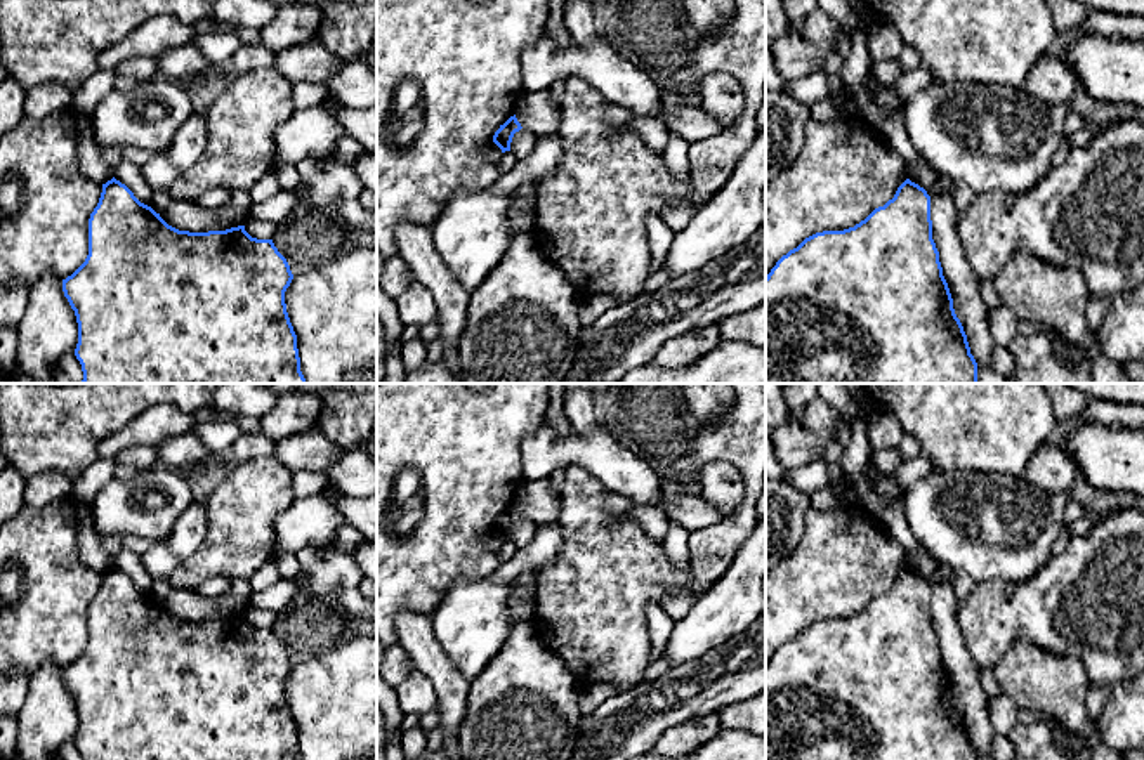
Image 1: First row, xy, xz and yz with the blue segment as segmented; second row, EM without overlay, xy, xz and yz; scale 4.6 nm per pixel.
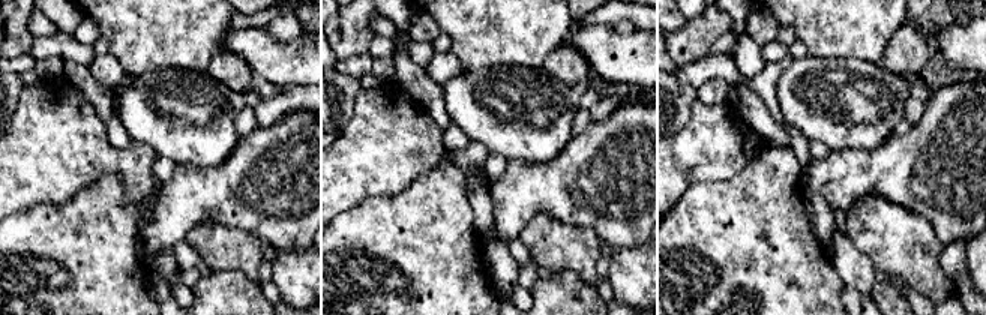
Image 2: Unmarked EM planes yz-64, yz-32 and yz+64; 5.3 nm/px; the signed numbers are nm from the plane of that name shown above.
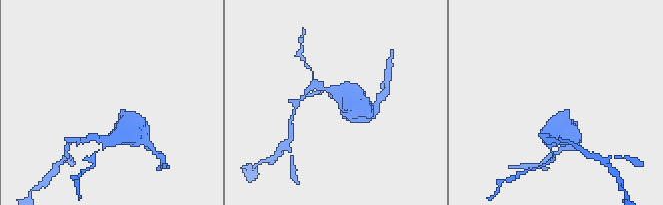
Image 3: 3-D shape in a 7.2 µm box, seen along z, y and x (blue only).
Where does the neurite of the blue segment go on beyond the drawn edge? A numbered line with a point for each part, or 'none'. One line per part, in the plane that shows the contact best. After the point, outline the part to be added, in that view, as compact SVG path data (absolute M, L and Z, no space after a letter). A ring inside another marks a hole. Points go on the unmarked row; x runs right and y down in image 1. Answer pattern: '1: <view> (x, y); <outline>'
none

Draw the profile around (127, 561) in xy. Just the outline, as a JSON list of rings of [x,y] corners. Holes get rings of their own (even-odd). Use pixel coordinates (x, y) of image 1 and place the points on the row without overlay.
[[[122,548],[122,552],[113,559],[113,566],[125,573],[141,592],[151,595],[153,578],[142,566],[141,555],[128,548]]]

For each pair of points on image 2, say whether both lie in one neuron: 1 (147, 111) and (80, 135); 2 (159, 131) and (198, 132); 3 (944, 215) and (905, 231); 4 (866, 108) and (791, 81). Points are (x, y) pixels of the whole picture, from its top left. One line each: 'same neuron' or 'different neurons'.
1: different neurons
2: same neuron
3: different neurons
4: same neuron

